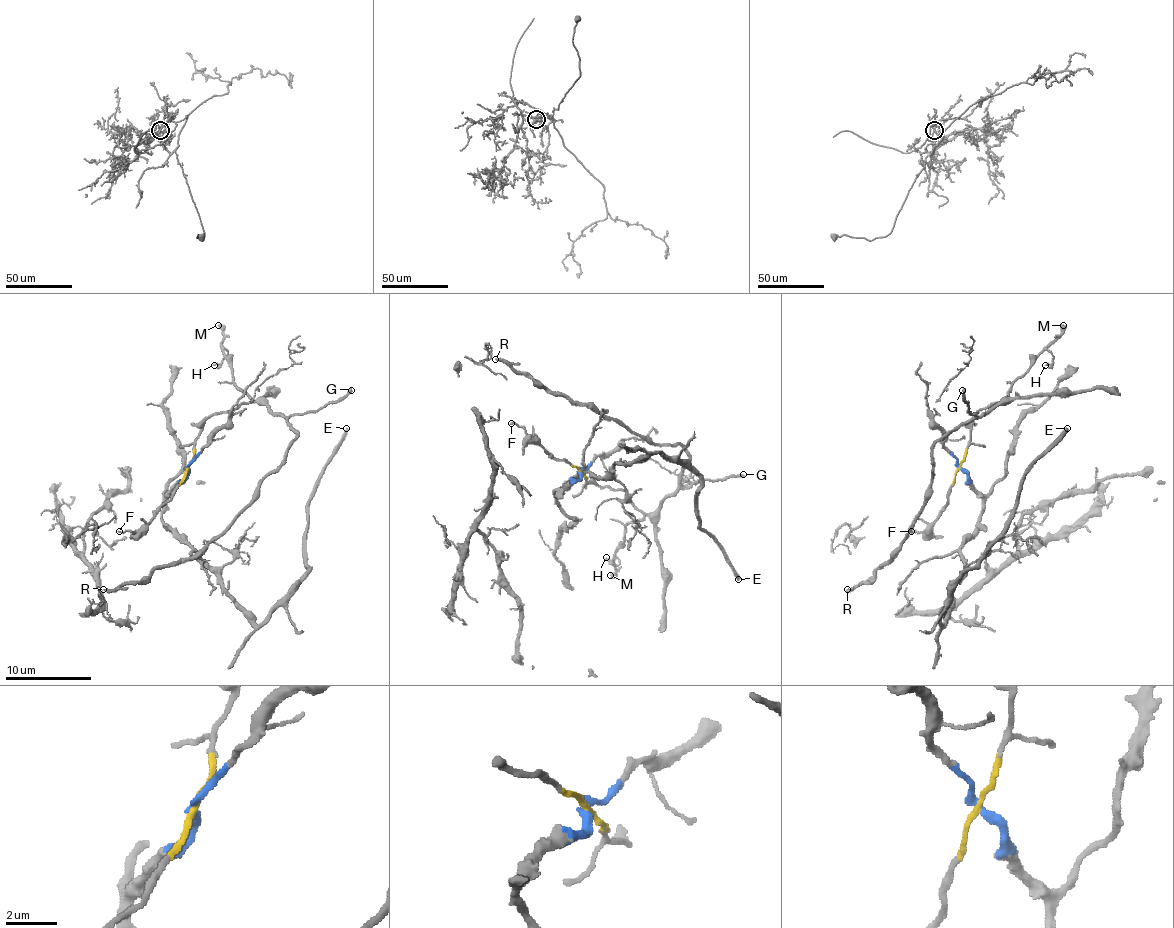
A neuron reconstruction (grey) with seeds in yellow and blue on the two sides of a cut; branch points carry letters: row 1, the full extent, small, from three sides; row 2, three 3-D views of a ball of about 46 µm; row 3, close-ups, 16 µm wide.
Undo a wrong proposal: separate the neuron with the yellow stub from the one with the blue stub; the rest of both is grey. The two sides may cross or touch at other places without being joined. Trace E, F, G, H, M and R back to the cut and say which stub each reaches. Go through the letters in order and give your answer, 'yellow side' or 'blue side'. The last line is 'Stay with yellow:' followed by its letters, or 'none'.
E: blue side
F: yellow side
G: yellow side
H: yellow side
M: yellow side
R: yellow side
Stay with yellow: F, G, H, M, R

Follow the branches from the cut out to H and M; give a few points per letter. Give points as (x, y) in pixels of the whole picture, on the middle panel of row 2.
H: (579, 472), (590, 482), (624, 491), (644, 515), (627, 526), (616, 554), (620, 562), (605, 558)
M: (579, 472), (590, 482), (624, 491), (644, 515), (627, 526), (624, 543), (614, 560), (616, 571), (609, 575)

